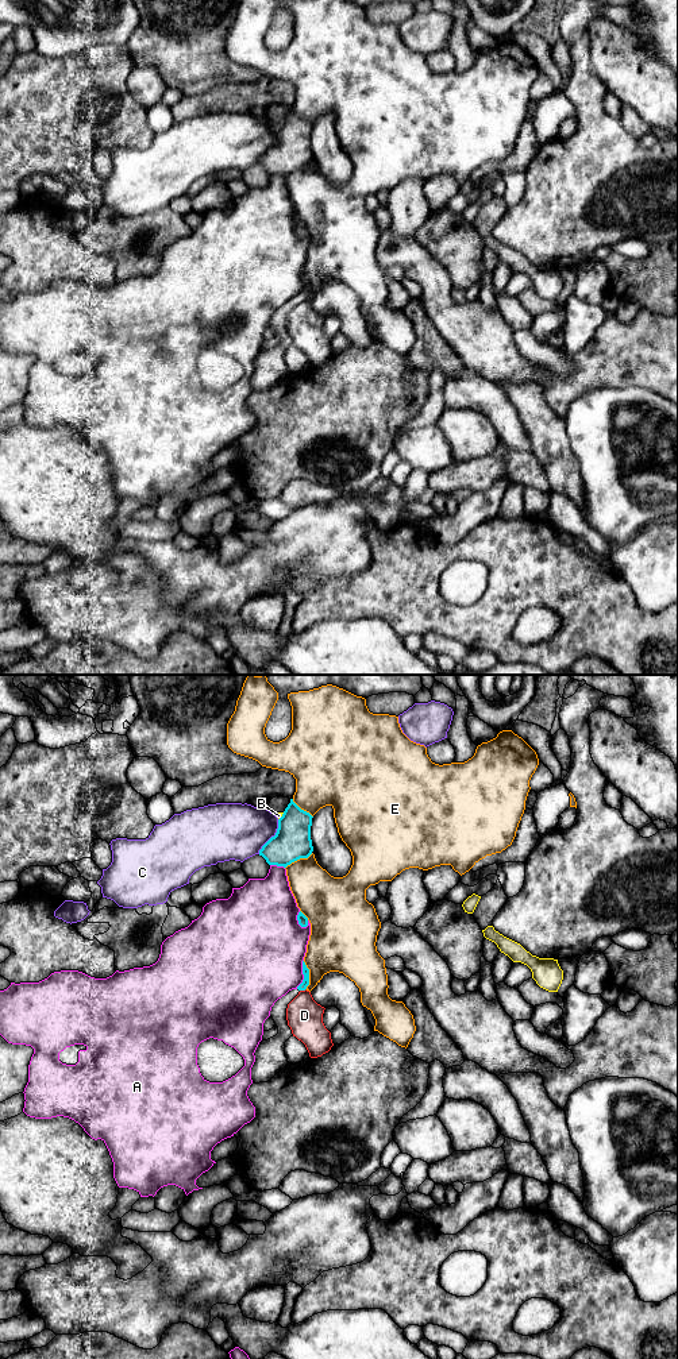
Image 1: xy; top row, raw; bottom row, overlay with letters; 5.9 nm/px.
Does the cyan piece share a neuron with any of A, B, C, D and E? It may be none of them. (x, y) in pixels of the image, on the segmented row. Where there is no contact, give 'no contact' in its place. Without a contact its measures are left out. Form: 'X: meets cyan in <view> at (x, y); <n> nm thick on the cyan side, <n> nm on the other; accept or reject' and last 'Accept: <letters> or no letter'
A: meets cyan in xy at (303, 973); 50 nm thick on the cyan side, 460 nm on the other; reject
B: meets cyan in xy at (281, 817); 220 nm thick on the cyan side, 40 nm on the other; reject
C: meets cyan in xy at (272, 837); 220 nm thick on the cyan side, 340 nm on the other; reject
D: meets cyan in xy at (303, 989); 50 nm thick on the cyan side, 220 nm on the other; reject
E: meets cyan in xy at (308, 975); 50 nm thick on the cyan side, 340 nm on the other; reject
Accept: no letter

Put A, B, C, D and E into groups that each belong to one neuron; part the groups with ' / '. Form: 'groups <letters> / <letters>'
groups A / B / C / D / E

